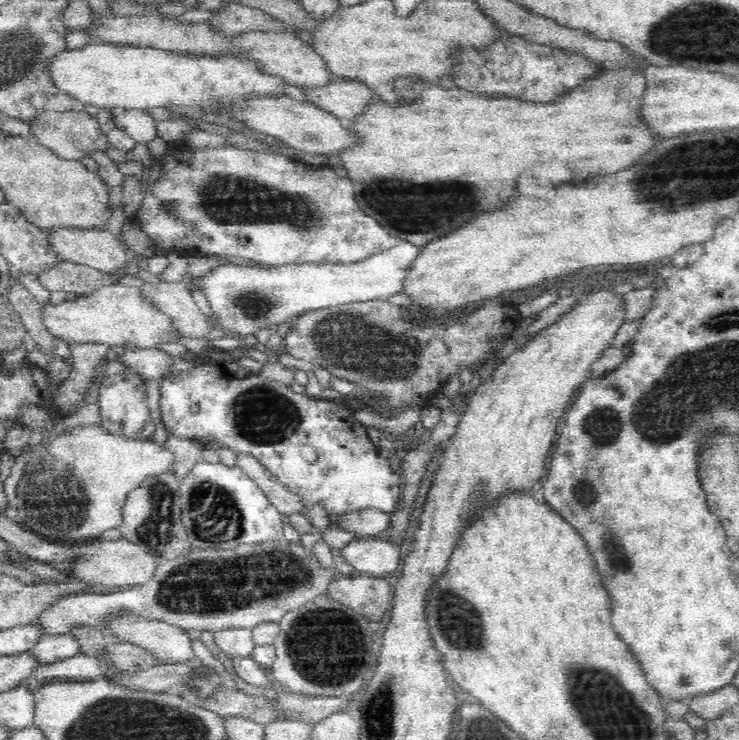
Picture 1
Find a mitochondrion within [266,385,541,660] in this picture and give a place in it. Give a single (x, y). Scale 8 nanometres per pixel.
(461, 623)

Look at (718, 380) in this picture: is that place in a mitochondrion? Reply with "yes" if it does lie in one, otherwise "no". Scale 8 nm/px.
yes

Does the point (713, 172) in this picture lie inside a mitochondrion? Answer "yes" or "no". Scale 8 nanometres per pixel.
yes

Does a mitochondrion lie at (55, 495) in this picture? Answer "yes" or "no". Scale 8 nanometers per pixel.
yes

